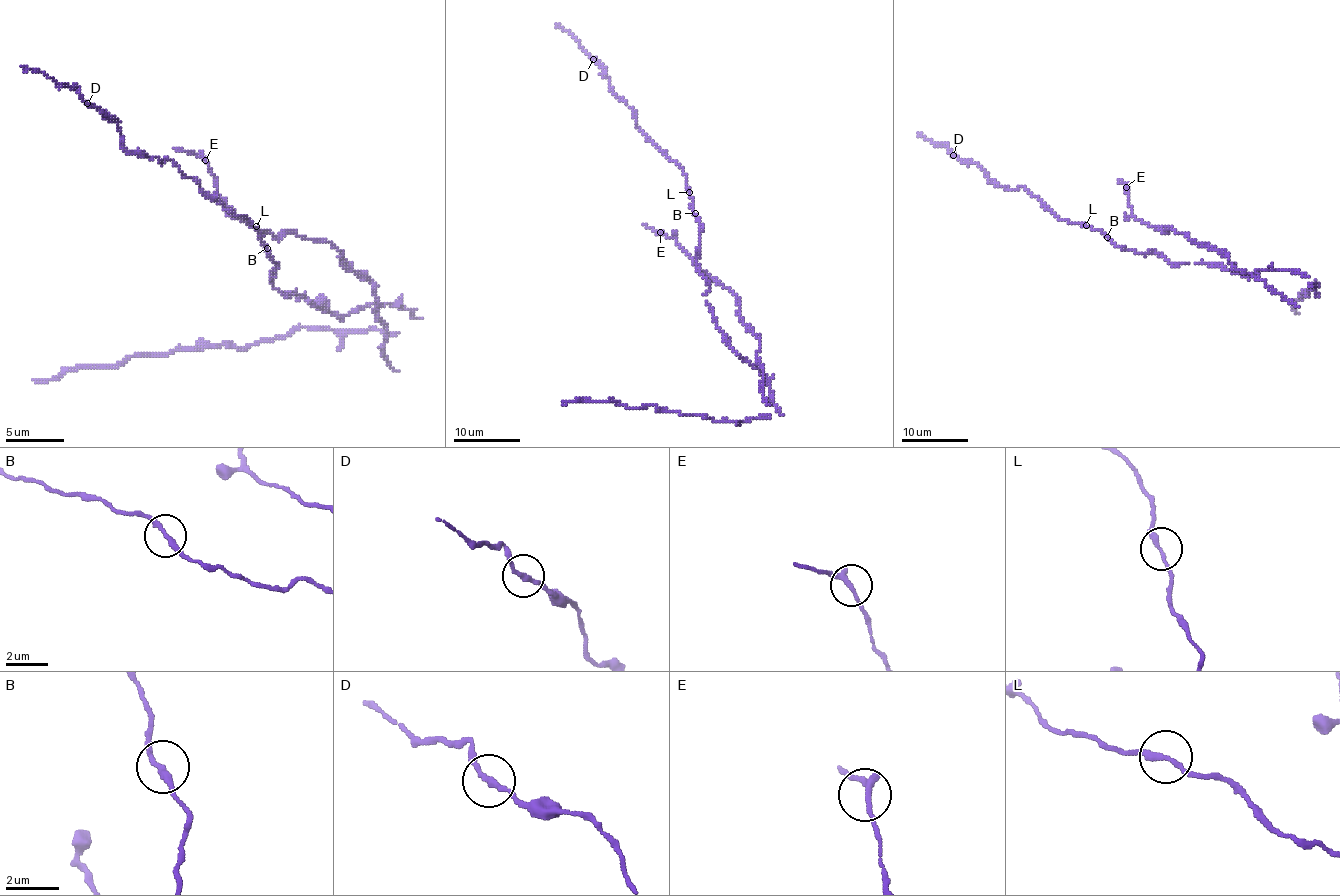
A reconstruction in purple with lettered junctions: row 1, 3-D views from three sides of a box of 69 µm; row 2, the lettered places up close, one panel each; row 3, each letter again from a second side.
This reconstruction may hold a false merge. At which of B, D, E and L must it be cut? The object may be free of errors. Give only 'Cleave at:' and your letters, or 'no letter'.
Cleave at: no letter

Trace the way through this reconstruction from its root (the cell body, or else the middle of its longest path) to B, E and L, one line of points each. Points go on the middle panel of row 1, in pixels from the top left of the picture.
B: (707, 302), (709, 282), (697, 269), (702, 225), (695, 213)
E: (707, 302), (724, 340), (749, 362), (756, 359), (759, 340), (739, 314), (737, 299), (660, 232)
L: (707, 302), (709, 282), (697, 269), (702, 225), (692, 210), (689, 192)

